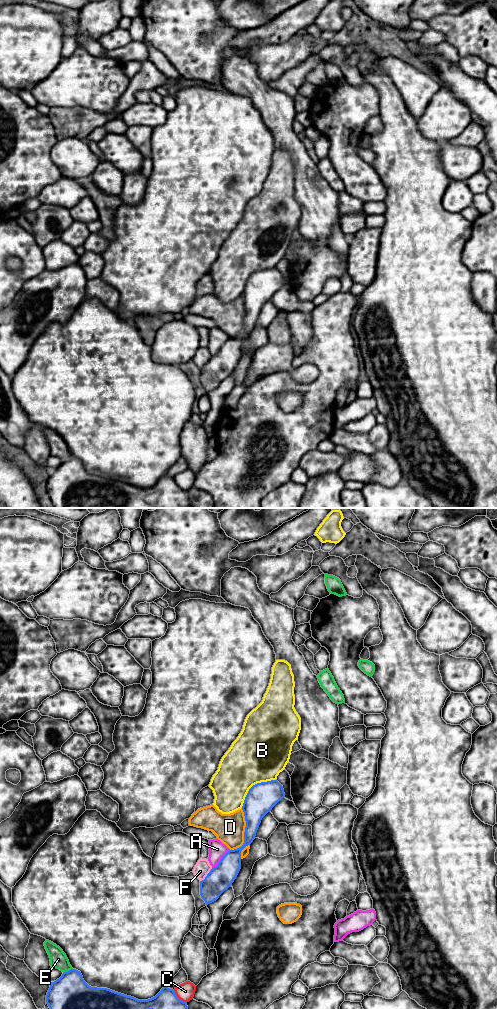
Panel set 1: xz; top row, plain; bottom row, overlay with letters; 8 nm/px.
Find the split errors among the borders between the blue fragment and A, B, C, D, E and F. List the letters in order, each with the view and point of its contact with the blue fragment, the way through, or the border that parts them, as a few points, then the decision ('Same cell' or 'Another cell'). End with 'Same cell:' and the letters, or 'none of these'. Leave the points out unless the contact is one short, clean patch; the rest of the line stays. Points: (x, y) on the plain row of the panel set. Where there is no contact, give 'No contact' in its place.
A: Touches blue at xz (221, 347). Boundary: xz (229, 337), (212, 356). Another cell
B: Touches blue at xz (253, 273). Same cell
C: Touches blue at xz (178, 486). Another cell
D: Touches blue at xz (244, 320). Another cell
E: Touches blue at xz (67, 459). Another cell
F: Touches blue at xz (207, 363). Another cell
Same cell: B

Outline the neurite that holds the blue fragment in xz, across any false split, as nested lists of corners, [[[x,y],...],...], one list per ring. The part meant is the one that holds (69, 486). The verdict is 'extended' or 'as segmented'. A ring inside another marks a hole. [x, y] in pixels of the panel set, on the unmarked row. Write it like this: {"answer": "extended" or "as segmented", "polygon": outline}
{"answer": "as segmented", "polygon": [[[71,457],[50,471],[46,491],[55,508],[188,508],[186,490],[180,488],[173,477],[164,474],[153,486],[138,488],[107,476],[89,474],[80,459]]]}

